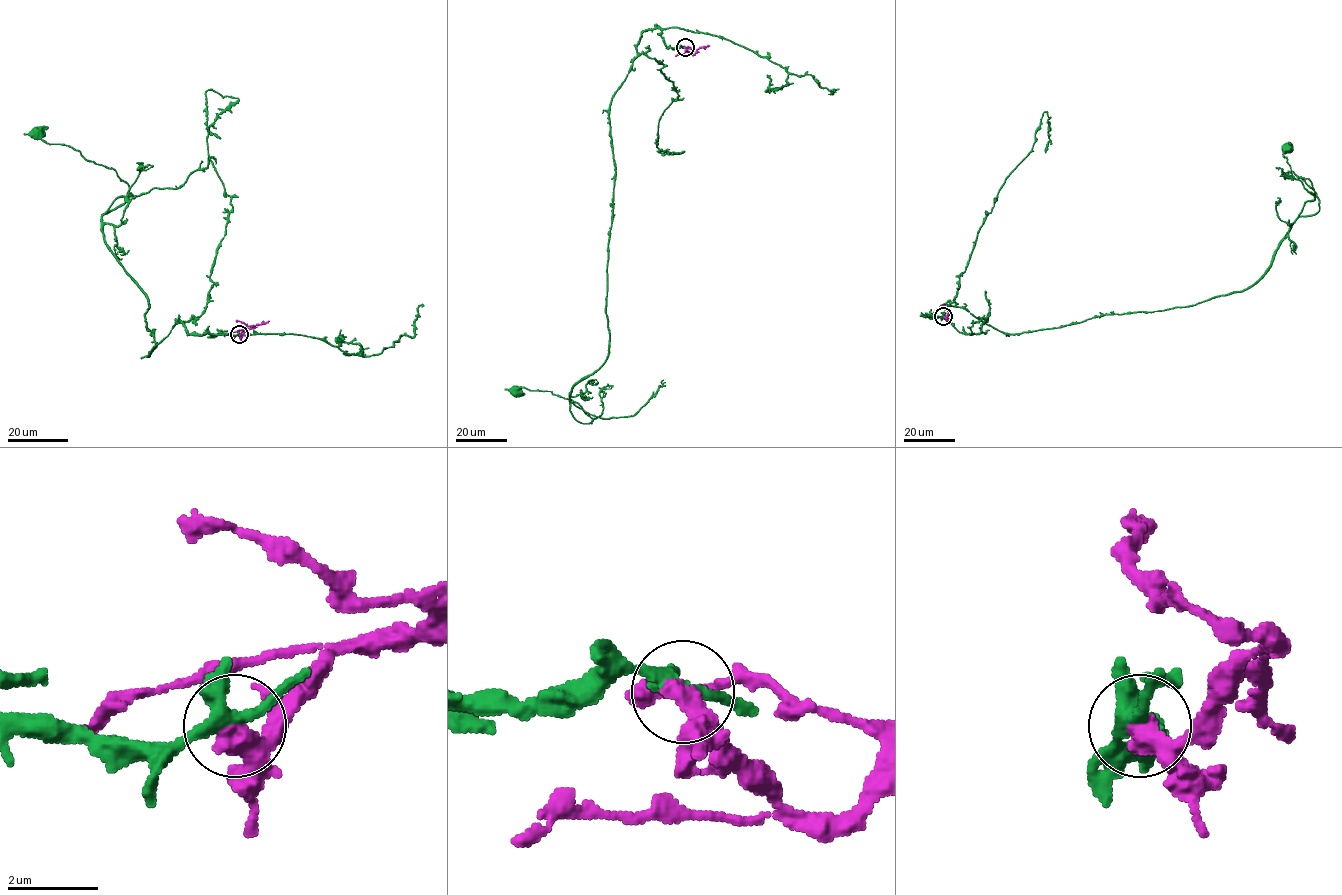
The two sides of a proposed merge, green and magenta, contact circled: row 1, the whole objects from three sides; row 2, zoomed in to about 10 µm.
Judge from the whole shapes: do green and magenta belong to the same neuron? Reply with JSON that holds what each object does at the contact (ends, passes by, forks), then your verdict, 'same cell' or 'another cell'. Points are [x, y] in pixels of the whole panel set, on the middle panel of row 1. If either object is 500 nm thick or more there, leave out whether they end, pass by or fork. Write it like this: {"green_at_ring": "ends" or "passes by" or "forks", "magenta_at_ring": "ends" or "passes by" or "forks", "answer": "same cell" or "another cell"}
{"green_at_ring": "forks", "magenta_at_ring": "passes by", "answer": "another cell"}

